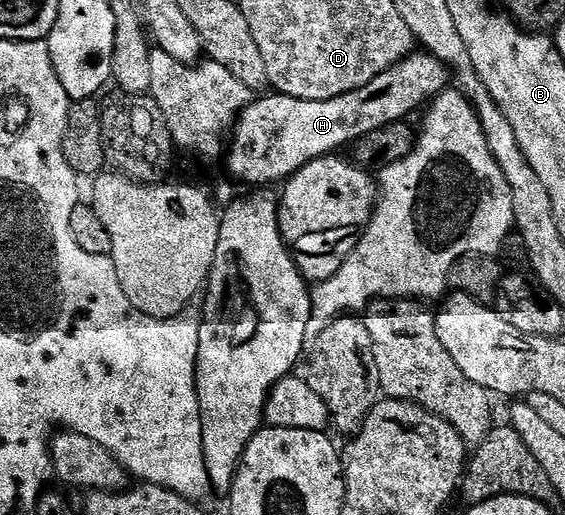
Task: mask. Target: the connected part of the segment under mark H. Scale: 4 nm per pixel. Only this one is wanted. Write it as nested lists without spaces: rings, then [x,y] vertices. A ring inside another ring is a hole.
[[[412,53],[373,77],[369,85],[329,101],[305,101],[278,93],[256,98],[238,115],[225,155],[227,167],[237,178],[251,183],[247,185],[282,184],[309,161],[338,152],[346,143],[353,145],[373,129],[404,122],[419,106],[442,96],[447,79],[449,83],[447,64],[428,53]]]

